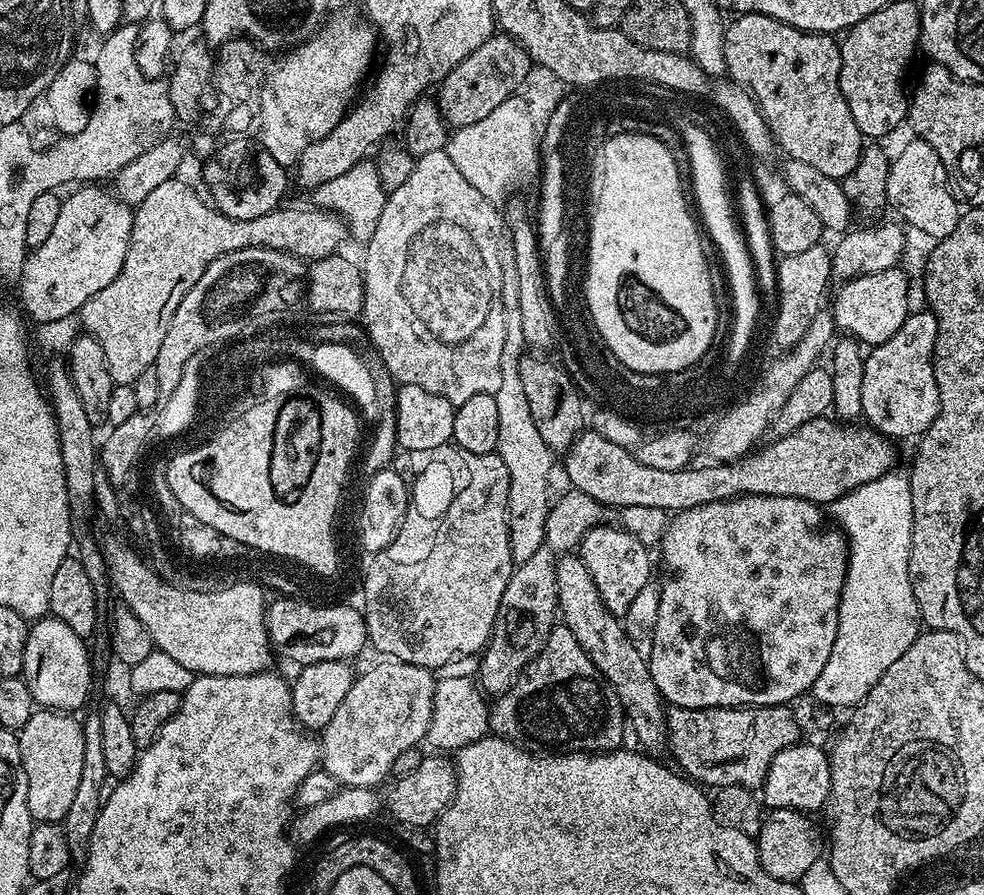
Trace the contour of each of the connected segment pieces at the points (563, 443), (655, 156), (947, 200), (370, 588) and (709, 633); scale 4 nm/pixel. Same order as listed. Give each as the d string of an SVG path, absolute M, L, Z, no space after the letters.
M525 355L520 363L522 390L526 392L526 399L530 406L530 415L538 426L546 446L553 454L563 454L569 446L585 431L584 404L581 391L575 381L568 375L559 363L552 360L543 360L543 355Z
M645 134L641 137L624 138L612 142L603 150L598 150L600 164L590 169L592 175L592 204L590 217L594 220L594 232L587 235L592 243L592 312L594 320L600 326L602 338L607 339L607 346L630 370L646 373L670 373L682 371L700 362L708 352L718 329L716 322L716 292L708 288L708 264L704 261L704 248L700 245L700 232L697 217L686 210L686 198L682 198L682 185L678 183L678 166L672 157L669 145L664 145L658 137Z
M919 138L911 142L900 156L892 160L891 170L887 176L887 200L890 208L893 207L914 229L926 234L930 240L937 240L950 234L957 226L962 211L937 151Z
M451 443L438 446L434 450L426 450L419 457L420 465L416 468L416 477L410 480L410 503L404 512L403 520L388 548L373 556L368 569L364 570L364 591L362 593L362 611L368 627L368 638L371 647L385 652L385 657L401 660L419 668L435 670L448 662L454 662L466 655L475 656L483 653L492 636L492 627L496 624L496 615L502 602L502 594L512 577L514 561L511 556L510 538L508 537L507 494L510 493L510 474L502 458L490 454L470 454L470 450L462 450Z
M737 496L730 500L719 500L713 504L703 504L694 506L685 512L677 512L671 517L668 528L664 532L664 539L658 545L658 552L664 555L664 568L668 571L668 577L663 578L661 583L661 601L658 605L658 622L650 637L652 644L652 656L647 657L648 669L652 675L654 686L658 686L661 697L669 705L677 708L775 708L777 706L788 706L800 695L811 693L814 682L818 682L818 674L822 674L822 666L826 666L826 658L830 658L830 650L834 650L834 638L838 634L838 606L840 605L840 595L842 586L846 582L848 573L848 537L839 527L831 528L824 521L824 516L819 507L803 500L797 496Z

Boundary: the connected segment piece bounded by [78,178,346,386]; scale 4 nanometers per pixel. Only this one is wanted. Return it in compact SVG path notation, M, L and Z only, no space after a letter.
M180 179L162 182L162 186L150 190L150 194L135 205L132 241L118 278L98 290L78 313L78 320L84 323L83 331L102 346L116 386L134 385L144 370L155 365L178 302L182 302L190 286L202 278L206 266L222 258L222 254L243 248L269 248L311 262L337 255L346 241L344 221L335 212L325 212L315 206L281 206L270 214L262 214L262 218L239 220L222 214Z

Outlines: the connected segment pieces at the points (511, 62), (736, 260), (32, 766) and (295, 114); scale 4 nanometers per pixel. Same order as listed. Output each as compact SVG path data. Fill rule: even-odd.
M501 32L493 34L441 81L438 103L445 123L458 129L476 124L494 114L502 102L515 97L523 89L531 65L528 52L512 42L511 37Z
M688 130L686 133L686 136L684 139L682 139L682 142L687 146L688 153L690 154L690 166L692 167L692 173L694 174L694 190L696 191L696 197L698 198L698 210L700 211L699 219L702 221L703 227L706 229L708 227L708 232L710 235L712 235L712 240L714 243L716 243L716 248L718 251L720 251L720 256L722 259L724 259L724 268L726 271L728 271L728 280L726 280L728 286L739 286L740 291L743 295L751 295L755 291L755 281L756 281L756 274L752 271L752 255L748 253L748 246L747 243L742 235L742 228L741 225L738 223L737 217L734 215L734 204L732 201L732 204L730 201L728 201L728 192L730 196L730 184L728 188L728 180L726 177L724 177L724 164L722 161L720 161L720 152L719 147L716 147L715 145L711 145L708 143L708 140L704 139L704 136L700 135L700 132Z
M39 709L34 713L26 726L19 729L17 740L19 754L22 755L23 769L26 770L26 802L36 824L60 824L70 810L70 801L78 791L78 781L82 776L85 736L83 725L69 713L53 712L51 709Z
M334 16L325 19L309 40L280 54L280 64L276 64L276 68L272 68L272 76L268 76L268 96L264 96L264 140L268 140L268 145L263 151L271 163L281 164L286 169L291 169L299 162L302 150L326 138L326 134L338 126L340 119L357 99L356 87L360 79L364 75L367 77L373 67L372 51L376 44L378 48L378 36L372 25L363 19L355 20L352 16Z

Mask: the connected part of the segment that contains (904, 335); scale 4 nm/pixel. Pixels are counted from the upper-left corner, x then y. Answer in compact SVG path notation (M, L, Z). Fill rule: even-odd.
M927 310L913 311L902 322L898 334L885 344L877 344L865 355L862 374L863 419L881 436L919 438L932 425L940 409L938 382L934 378L934 346L938 322Z

